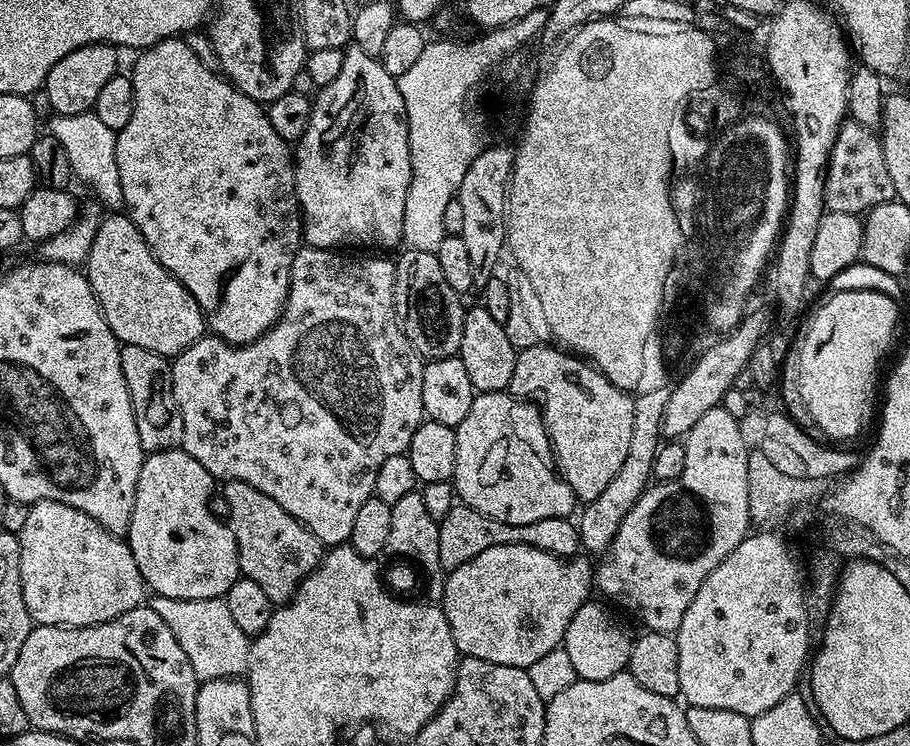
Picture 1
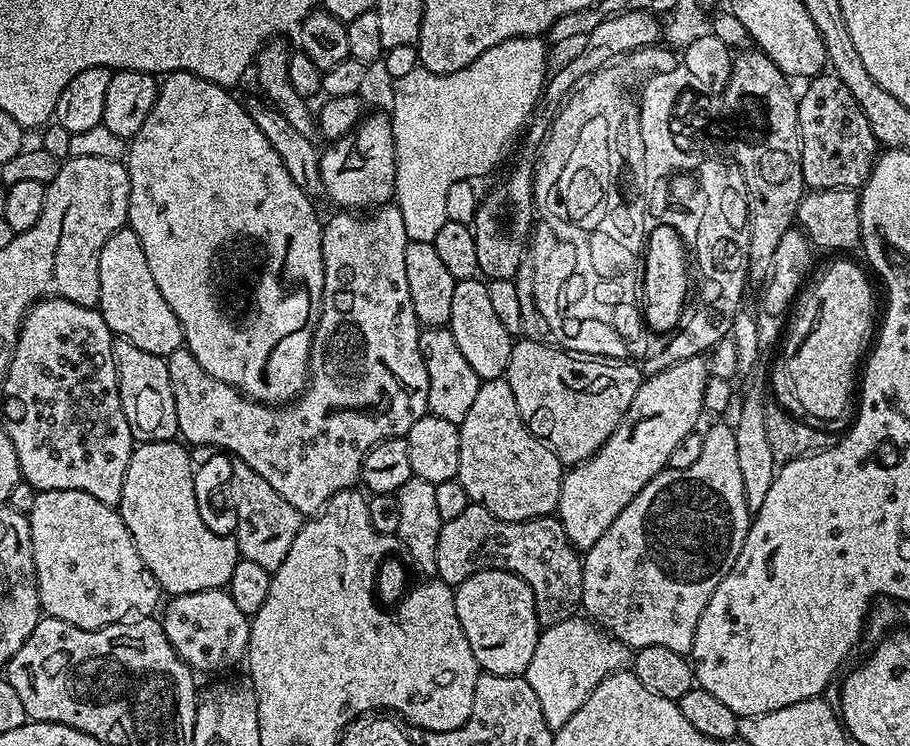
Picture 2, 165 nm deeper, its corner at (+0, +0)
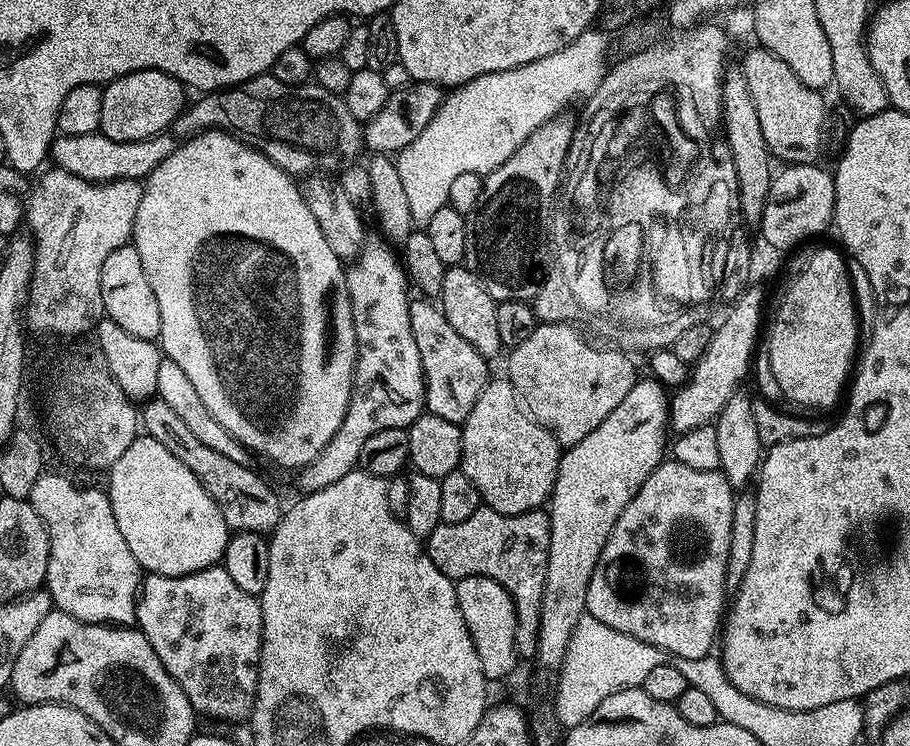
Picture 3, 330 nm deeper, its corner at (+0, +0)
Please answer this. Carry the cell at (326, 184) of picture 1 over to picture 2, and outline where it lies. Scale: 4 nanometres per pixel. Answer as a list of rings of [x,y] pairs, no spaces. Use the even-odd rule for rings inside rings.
[[[365,115],[360,123],[342,138],[331,141],[328,149],[320,152],[320,186],[340,210],[372,210],[389,203],[396,190],[396,143],[392,133],[392,121],[387,115]]]

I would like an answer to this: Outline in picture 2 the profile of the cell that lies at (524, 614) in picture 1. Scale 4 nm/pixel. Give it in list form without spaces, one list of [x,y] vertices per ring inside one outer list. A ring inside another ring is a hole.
[[[482,570],[478,574],[466,578],[461,584],[455,585],[454,591],[456,594],[458,622],[462,622],[462,630],[466,634],[466,642],[470,642],[470,650],[474,650],[474,658],[480,663],[481,669],[495,676],[523,676],[525,670],[530,666],[530,658],[534,658],[534,646],[538,646],[538,638],[542,631],[536,617],[536,599],[527,582],[522,578],[518,578],[514,572],[507,572],[506,570]]]

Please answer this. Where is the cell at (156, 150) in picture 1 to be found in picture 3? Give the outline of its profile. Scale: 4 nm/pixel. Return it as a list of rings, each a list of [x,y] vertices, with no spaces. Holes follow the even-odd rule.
[[[205,130],[199,136],[187,137],[181,144],[184,144],[181,148],[173,147],[167,158],[143,181],[144,193],[134,214],[130,241],[142,258],[142,270],[146,270],[146,278],[150,278],[150,290],[154,290],[154,298],[158,298],[158,314],[162,314],[158,341],[160,351],[167,359],[178,362],[205,403],[206,410],[210,410],[220,425],[230,430],[230,434],[234,434],[234,438],[238,438],[238,442],[242,442],[253,457],[260,459],[261,456],[280,468],[302,469],[314,462],[334,434],[338,434],[338,426],[342,426],[342,418],[346,418],[352,397],[352,379],[356,373],[356,331],[345,265],[338,254],[330,250],[314,214],[310,214],[301,185],[287,172],[274,166],[266,154],[243,144],[229,132],[219,130]]]

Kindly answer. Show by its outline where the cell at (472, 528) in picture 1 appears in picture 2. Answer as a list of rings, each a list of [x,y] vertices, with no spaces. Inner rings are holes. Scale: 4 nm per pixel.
[[[470,502],[458,518],[445,520],[440,528],[434,562],[436,576],[453,586],[482,570],[514,572],[527,582],[534,594],[541,629],[566,622],[566,618],[577,615],[582,608],[582,556],[566,536],[556,514],[533,520],[499,520],[482,505]]]

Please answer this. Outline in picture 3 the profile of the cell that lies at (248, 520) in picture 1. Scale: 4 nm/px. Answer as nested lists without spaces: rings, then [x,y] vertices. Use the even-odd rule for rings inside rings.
[[[153,398],[143,405],[142,428],[147,435],[153,436],[158,442],[162,442],[166,446],[166,450],[170,450],[170,454],[174,454],[174,458],[178,458],[178,462],[182,462],[192,471],[194,478],[198,478],[198,482],[202,482],[202,486],[208,491],[210,498],[214,498],[218,510],[223,514],[224,521],[233,533],[258,532],[270,534],[278,526],[282,515],[282,504],[280,508],[279,498],[272,493],[271,486],[255,472],[255,467],[230,462],[230,458],[226,458],[226,454],[218,454],[218,450],[210,450],[210,446],[198,442],[198,438],[194,438],[192,431],[186,427],[186,422],[182,422],[182,418],[178,418],[178,414],[174,414],[174,410],[170,410],[170,406],[166,406],[166,402],[162,402],[159,398]]]

